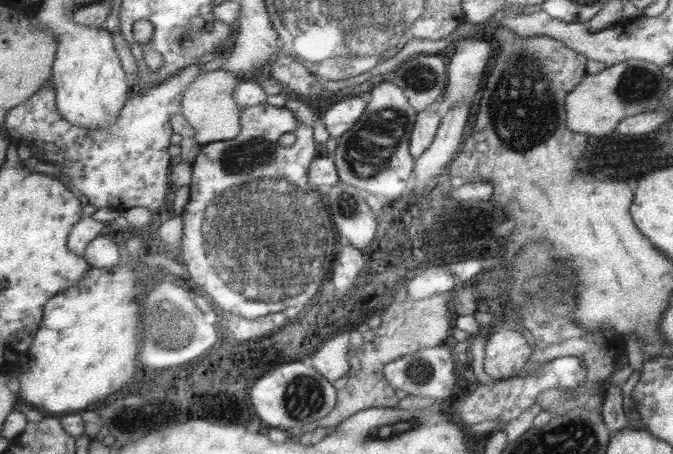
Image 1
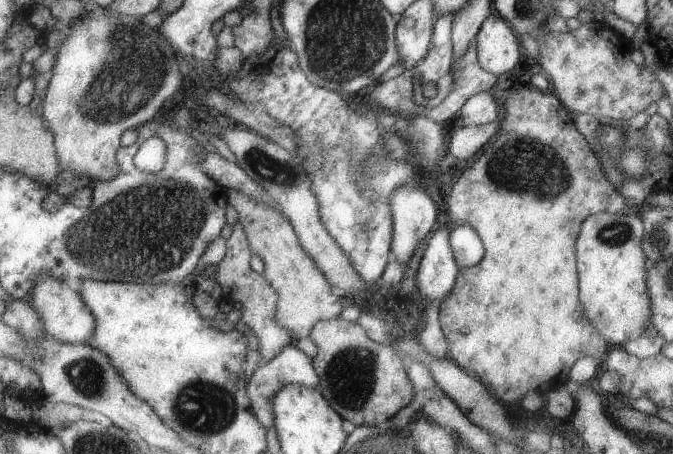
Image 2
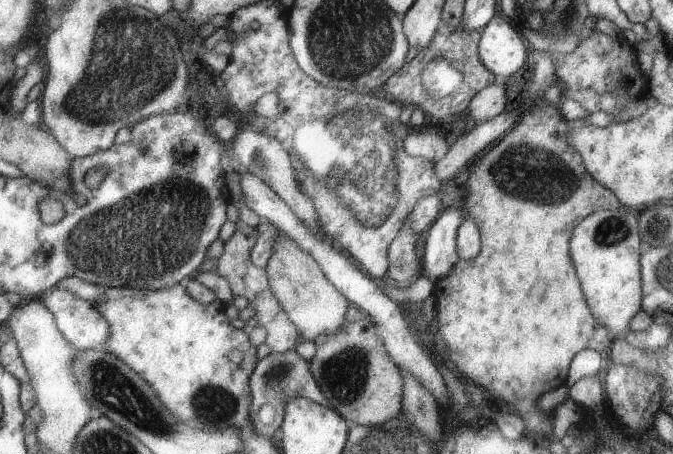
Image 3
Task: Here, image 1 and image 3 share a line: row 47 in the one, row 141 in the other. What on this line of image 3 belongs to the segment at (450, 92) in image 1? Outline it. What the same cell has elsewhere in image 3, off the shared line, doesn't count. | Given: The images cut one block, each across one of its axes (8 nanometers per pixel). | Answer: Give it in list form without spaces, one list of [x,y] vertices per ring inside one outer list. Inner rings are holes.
[[[513,110],[481,124],[473,124],[471,130],[467,130],[451,146],[449,152],[437,163],[436,172],[442,182],[453,180],[463,166],[469,164],[473,156],[477,156],[483,148],[491,145],[495,140],[503,139],[523,116],[523,112]]]

